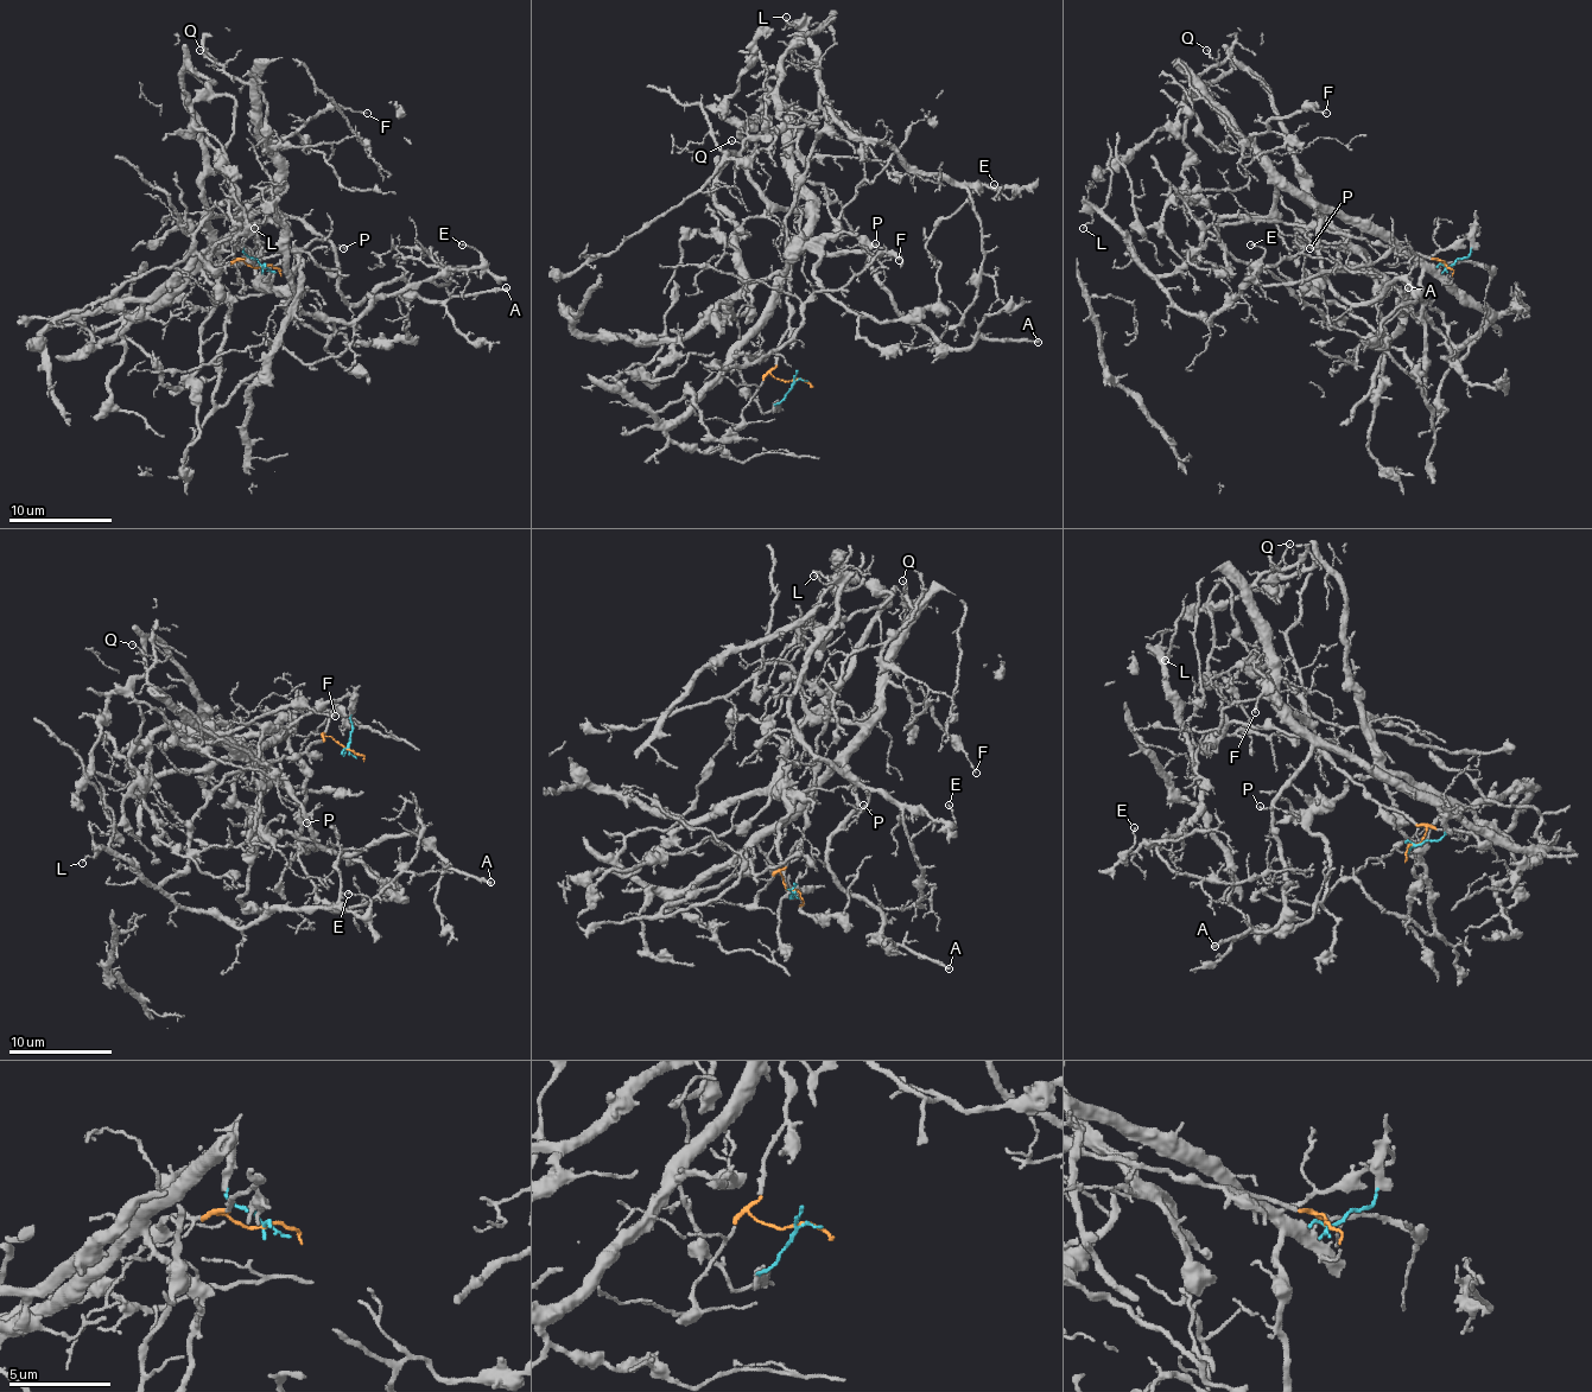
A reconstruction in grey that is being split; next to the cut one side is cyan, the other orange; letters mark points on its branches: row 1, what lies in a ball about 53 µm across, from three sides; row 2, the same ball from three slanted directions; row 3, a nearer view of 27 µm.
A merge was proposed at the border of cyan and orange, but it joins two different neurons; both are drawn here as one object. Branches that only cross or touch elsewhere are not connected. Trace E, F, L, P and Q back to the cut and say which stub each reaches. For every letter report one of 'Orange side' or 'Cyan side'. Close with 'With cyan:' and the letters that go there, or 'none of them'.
E: Orange side
F: Cyan side
L: Orange side
P: Cyan side
Q: Cyan side
With cyan: F, P, Q

